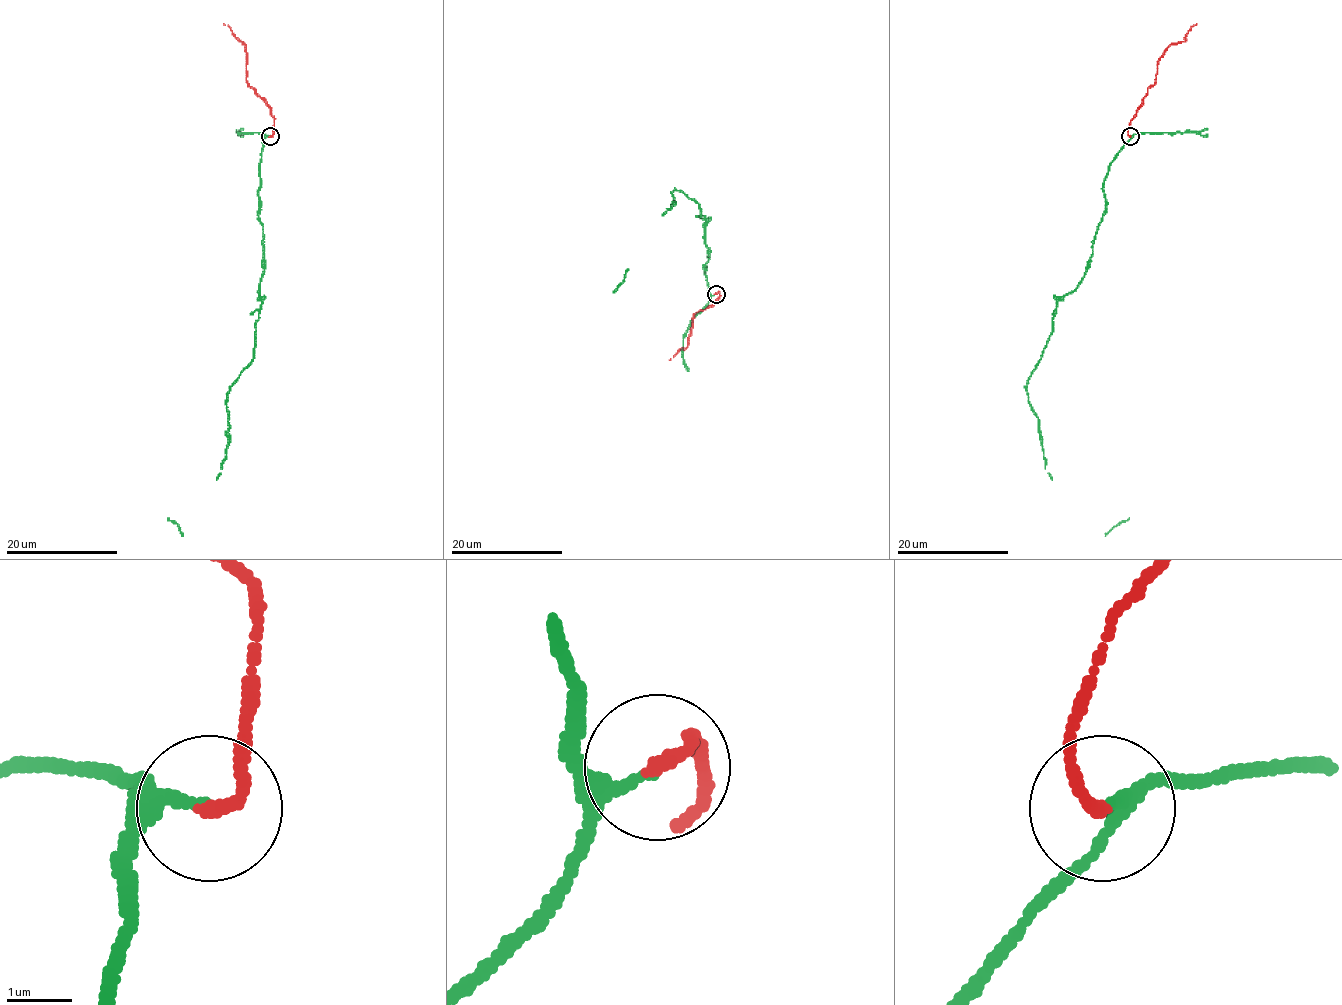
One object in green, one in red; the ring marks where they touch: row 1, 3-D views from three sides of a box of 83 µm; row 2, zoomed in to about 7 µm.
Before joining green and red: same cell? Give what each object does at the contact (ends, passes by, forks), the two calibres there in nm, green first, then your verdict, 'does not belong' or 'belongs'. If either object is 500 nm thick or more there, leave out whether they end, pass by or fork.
green ends | red ends | 190/200 nm | belongs

